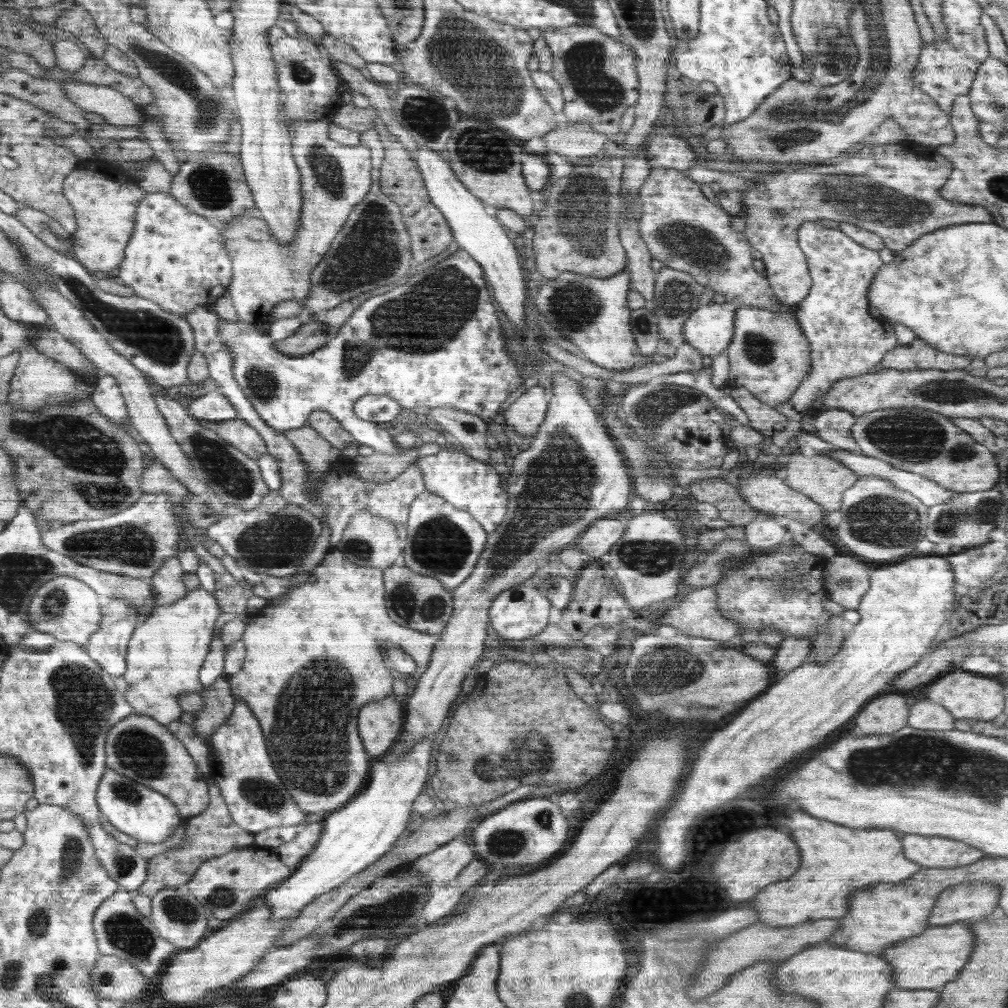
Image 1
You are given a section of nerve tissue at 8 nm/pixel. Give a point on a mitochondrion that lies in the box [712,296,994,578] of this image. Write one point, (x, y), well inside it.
(912, 436)

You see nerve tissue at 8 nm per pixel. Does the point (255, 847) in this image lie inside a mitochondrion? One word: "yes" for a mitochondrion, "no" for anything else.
no

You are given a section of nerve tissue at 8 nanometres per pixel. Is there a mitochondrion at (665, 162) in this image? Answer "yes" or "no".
no

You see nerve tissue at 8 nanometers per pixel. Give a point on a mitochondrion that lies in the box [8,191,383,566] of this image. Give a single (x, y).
(92, 458)

